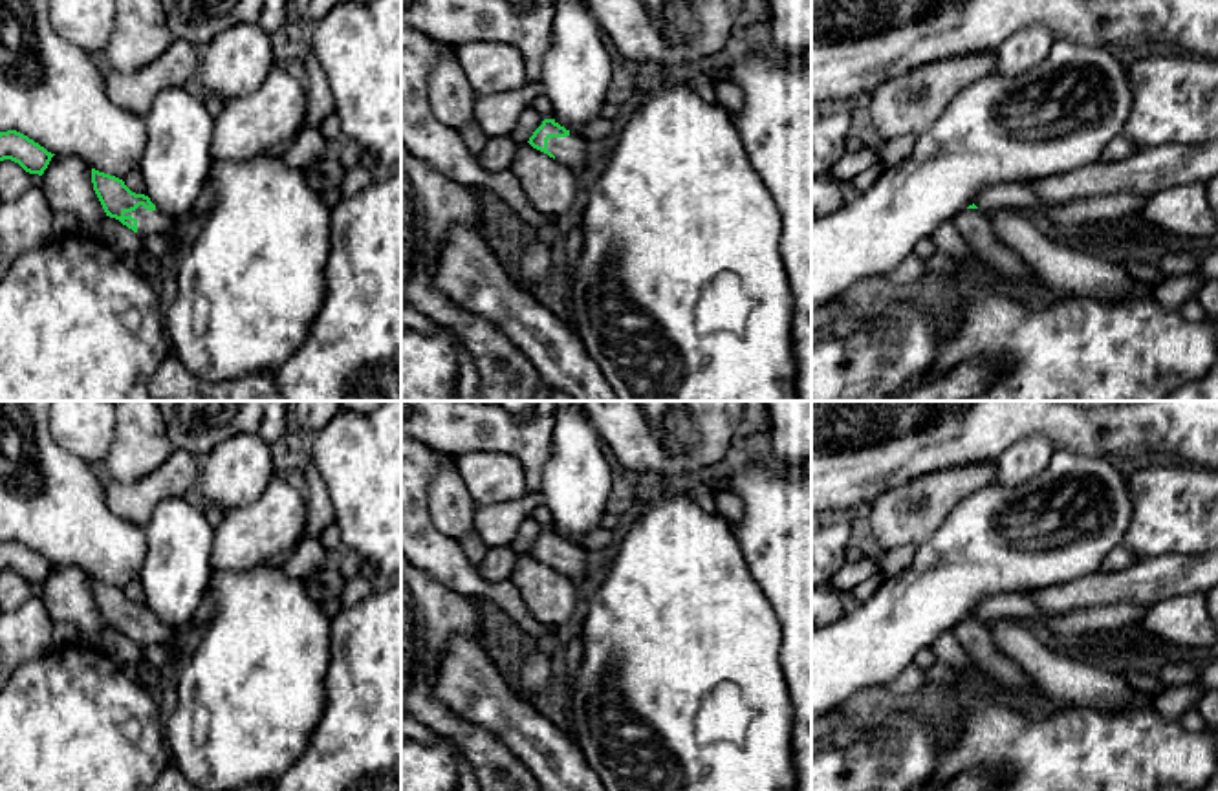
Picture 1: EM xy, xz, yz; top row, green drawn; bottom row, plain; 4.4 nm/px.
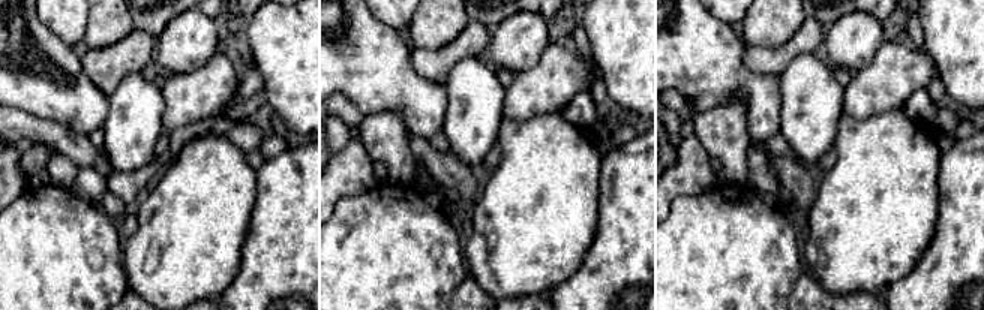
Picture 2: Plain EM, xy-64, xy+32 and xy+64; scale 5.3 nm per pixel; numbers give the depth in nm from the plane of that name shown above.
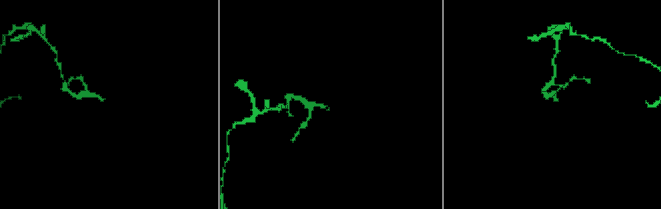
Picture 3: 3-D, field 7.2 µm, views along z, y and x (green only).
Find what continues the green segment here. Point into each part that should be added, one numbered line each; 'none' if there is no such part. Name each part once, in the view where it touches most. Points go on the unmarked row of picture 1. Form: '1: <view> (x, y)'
1: xy (149, 632)

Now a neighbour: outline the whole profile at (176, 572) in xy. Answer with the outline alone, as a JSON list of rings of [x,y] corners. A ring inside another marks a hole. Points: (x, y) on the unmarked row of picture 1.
[[[181,496],[159,502],[145,533],[145,606],[169,628],[189,626],[209,595],[214,527]]]

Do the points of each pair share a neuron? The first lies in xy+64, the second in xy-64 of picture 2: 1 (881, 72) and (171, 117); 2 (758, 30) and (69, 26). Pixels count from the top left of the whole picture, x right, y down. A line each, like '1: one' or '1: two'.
1: one
2: two

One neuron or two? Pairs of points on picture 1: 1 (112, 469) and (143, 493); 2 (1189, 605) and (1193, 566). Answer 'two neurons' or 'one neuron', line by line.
1: two neurons
2: two neurons

